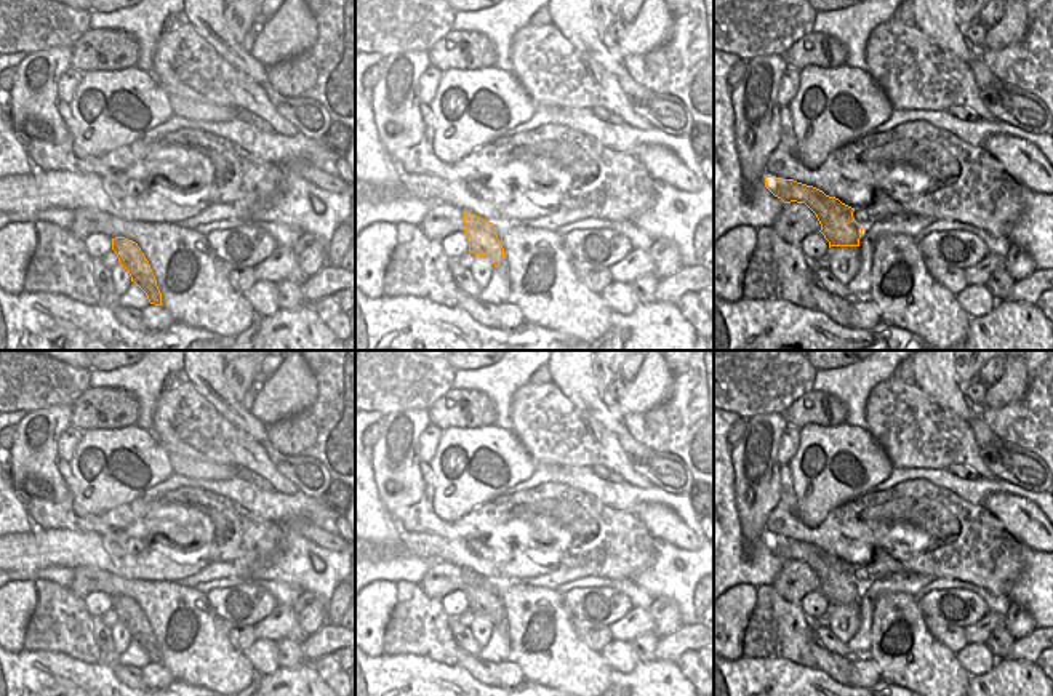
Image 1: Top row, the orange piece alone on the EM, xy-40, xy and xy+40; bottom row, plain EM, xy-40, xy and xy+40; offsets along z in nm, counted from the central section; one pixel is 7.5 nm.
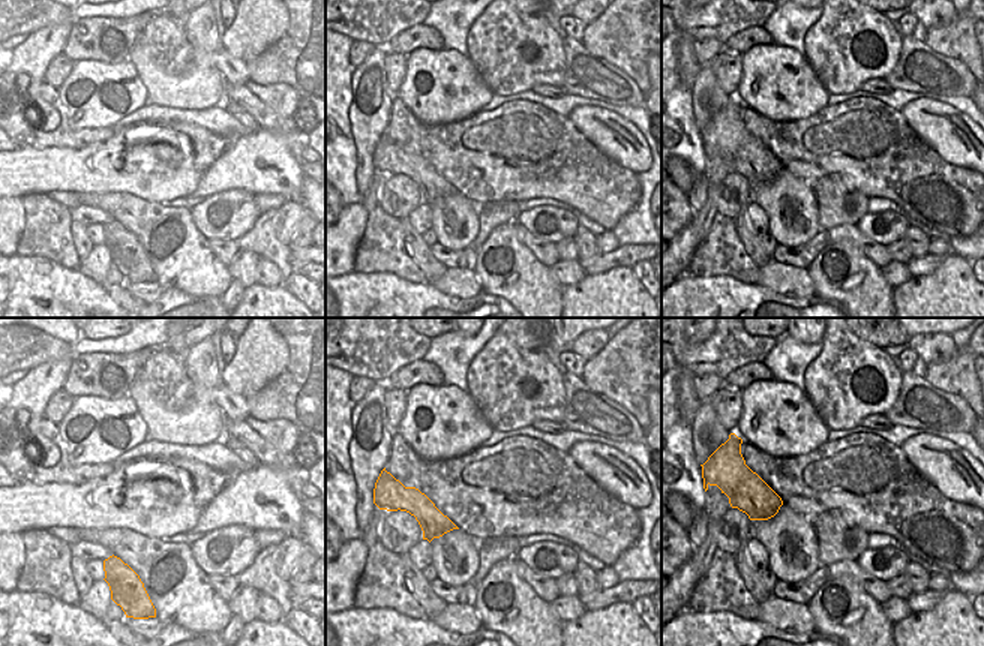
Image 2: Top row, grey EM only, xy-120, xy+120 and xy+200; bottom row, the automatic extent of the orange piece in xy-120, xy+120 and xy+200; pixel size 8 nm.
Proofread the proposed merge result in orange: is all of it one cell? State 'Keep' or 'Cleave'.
Keep.

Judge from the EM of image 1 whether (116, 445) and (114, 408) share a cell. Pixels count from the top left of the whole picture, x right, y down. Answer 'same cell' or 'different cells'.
different cells

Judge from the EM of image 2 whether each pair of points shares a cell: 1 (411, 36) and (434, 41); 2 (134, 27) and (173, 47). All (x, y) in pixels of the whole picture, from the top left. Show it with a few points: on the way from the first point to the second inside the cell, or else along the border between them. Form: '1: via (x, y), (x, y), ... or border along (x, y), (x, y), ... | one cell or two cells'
1: via (417, 39), (428, 39) | one cell
2: border along (150, 20), (138, 36) | two cells

